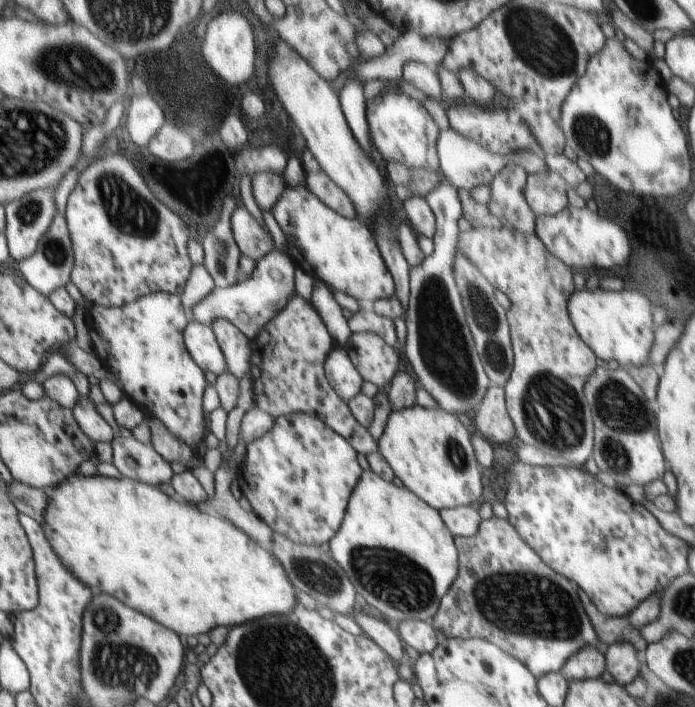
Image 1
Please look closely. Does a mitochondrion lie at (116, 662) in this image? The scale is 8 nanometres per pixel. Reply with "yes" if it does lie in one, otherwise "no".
yes

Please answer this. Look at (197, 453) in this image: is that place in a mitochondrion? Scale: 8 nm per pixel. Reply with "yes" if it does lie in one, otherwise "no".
no

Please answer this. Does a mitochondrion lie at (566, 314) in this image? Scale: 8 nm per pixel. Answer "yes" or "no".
no

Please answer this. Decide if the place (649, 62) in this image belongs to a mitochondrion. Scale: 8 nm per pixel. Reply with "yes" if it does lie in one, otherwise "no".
no

